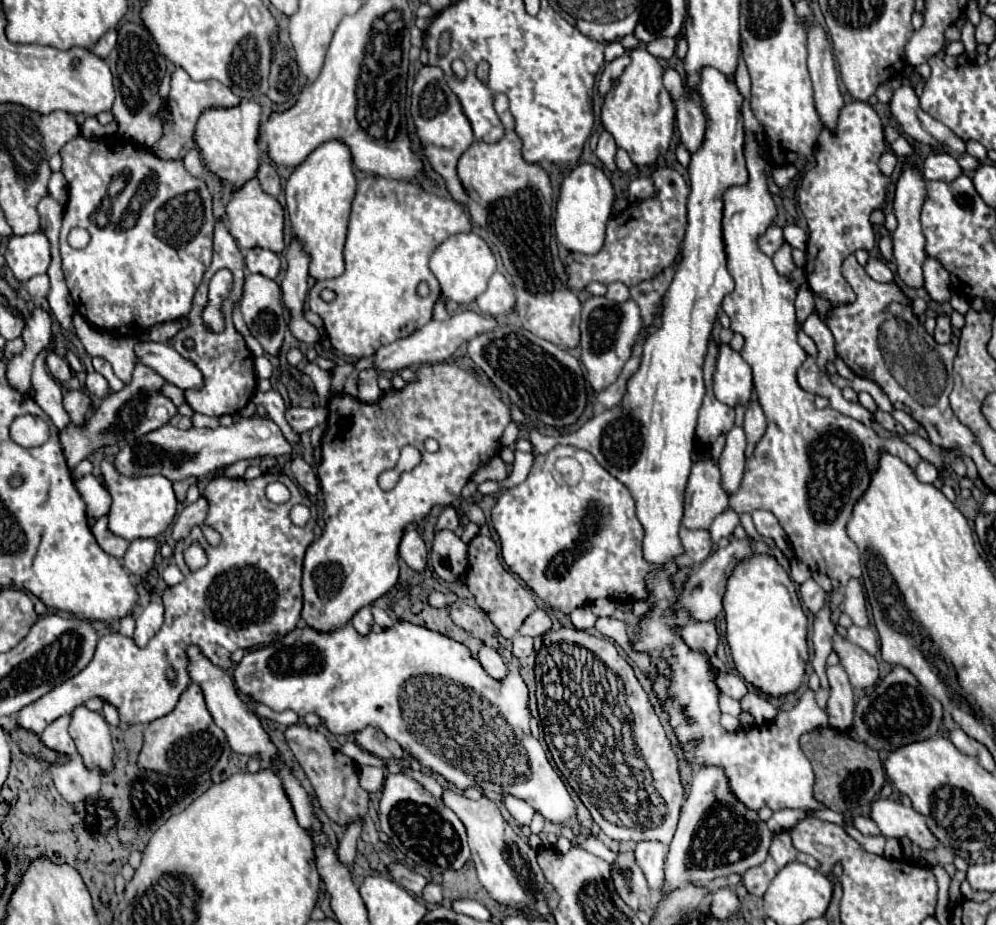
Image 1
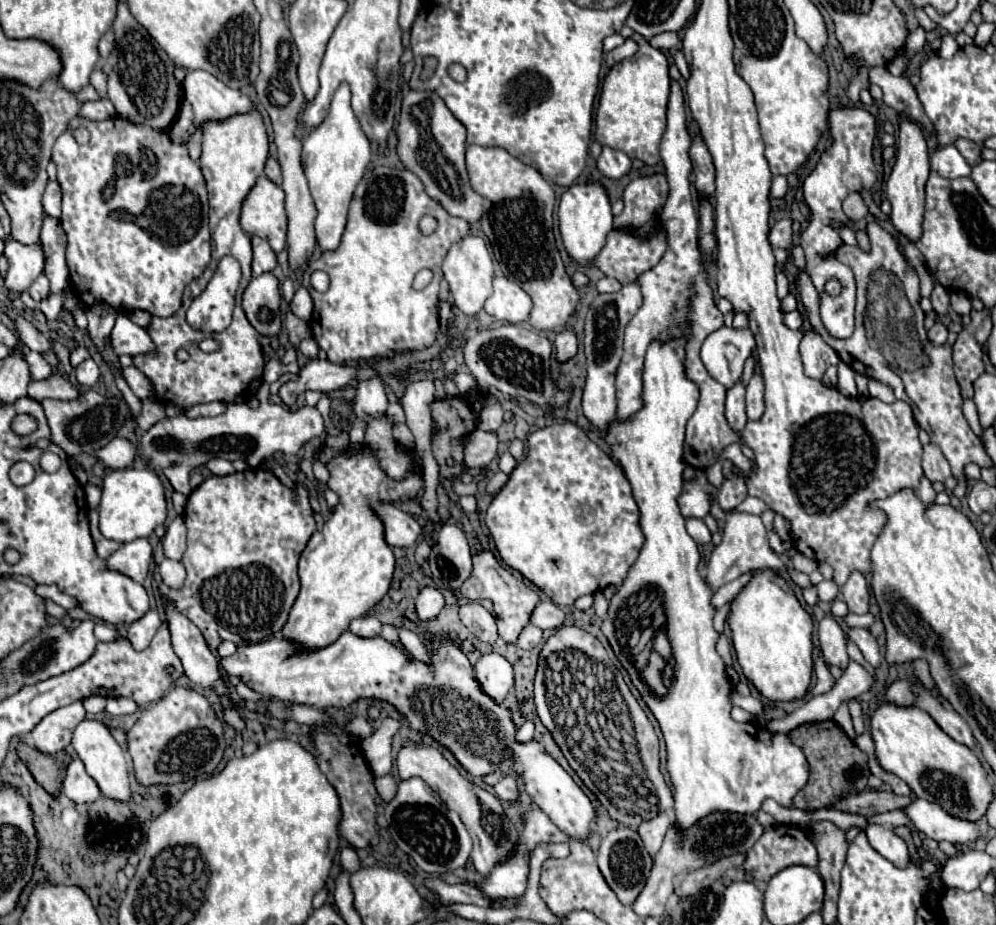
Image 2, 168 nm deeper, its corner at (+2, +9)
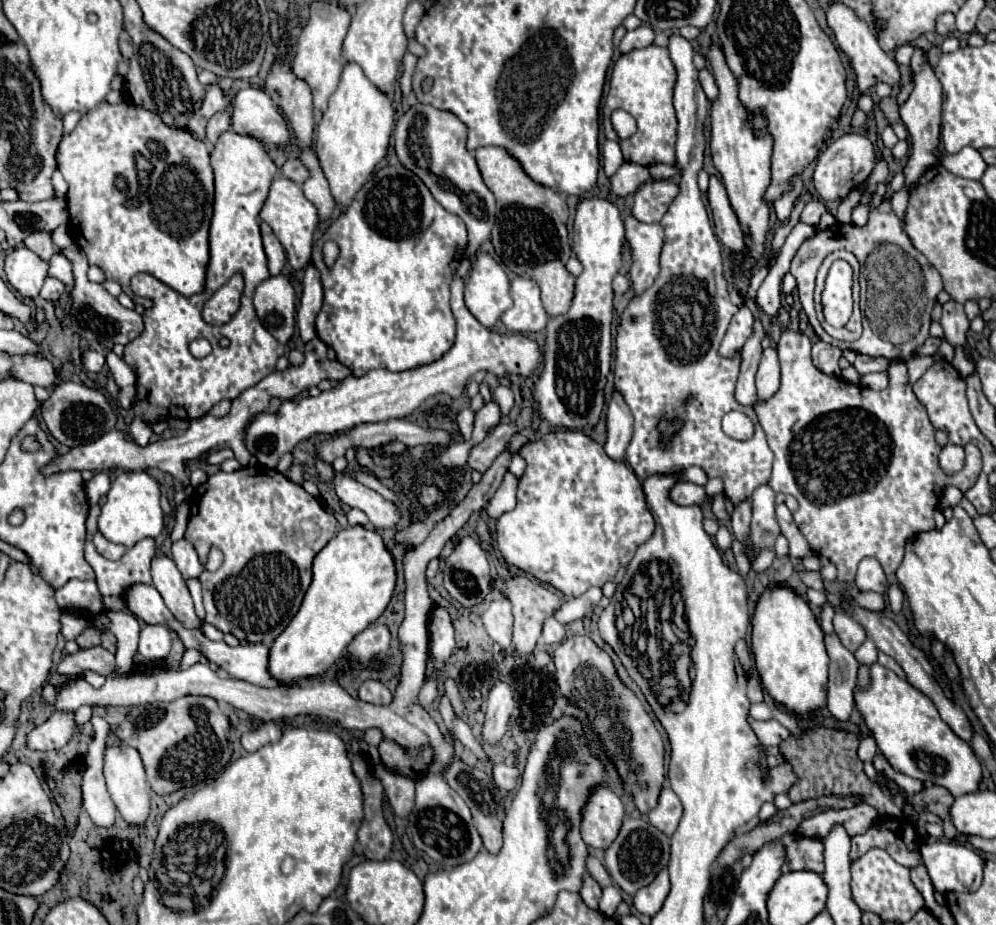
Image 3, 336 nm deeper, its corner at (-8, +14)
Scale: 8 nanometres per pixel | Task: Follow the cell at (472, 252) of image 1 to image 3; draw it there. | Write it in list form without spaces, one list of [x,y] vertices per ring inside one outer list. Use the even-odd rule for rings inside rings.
[[[480,254],[472,262],[464,302],[472,316],[486,328],[494,328],[502,314],[512,308],[510,280],[488,254]]]

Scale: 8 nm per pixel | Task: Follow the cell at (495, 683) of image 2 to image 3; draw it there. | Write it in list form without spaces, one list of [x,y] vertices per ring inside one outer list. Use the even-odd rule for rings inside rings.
[[[496,682],[488,696],[488,708],[484,714],[484,726],[482,726],[482,740],[488,744],[498,744],[508,728],[508,718],[514,710],[514,698],[504,682]]]

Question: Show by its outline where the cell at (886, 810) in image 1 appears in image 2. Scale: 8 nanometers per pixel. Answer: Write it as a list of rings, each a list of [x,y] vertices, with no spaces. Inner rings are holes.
[[[914,799],[910,805],[902,807],[902,811],[912,821],[916,831],[934,841],[950,841],[954,845],[962,845],[978,839],[980,835],[976,823],[954,819],[940,805],[934,805],[926,799]]]

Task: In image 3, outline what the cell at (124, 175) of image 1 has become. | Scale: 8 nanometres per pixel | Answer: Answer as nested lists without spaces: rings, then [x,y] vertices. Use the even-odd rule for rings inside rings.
[[[102,102],[92,112],[82,116],[82,120],[76,124],[76,128],[74,128],[74,132],[70,136],[62,138],[62,142],[58,146],[56,160],[58,160],[58,170],[62,172],[64,180],[70,186],[68,196],[66,196],[68,198],[68,212],[70,212],[70,236],[86,252],[88,262],[98,266],[98,268],[102,268],[108,280],[116,280],[122,286],[124,294],[128,294],[134,302],[138,300],[138,296],[130,288],[130,278],[134,274],[140,274],[140,272],[148,272],[148,274],[156,276],[158,280],[162,280],[164,284],[168,284],[170,288],[174,288],[176,292],[184,294],[184,296],[192,296],[192,294],[200,292],[200,288],[204,288],[206,264],[210,260],[208,230],[210,230],[212,202],[214,202],[214,176],[212,176],[212,166],[210,166],[210,154],[208,154],[208,148],[206,148],[206,144],[202,140],[196,140],[188,130],[166,126],[160,120],[160,116],[156,116],[154,112],[148,112],[144,108],[136,108],[134,104],[128,104],[128,102],[120,102],[120,104]],[[140,160],[146,162],[144,170],[140,170],[138,164],[136,164]]]

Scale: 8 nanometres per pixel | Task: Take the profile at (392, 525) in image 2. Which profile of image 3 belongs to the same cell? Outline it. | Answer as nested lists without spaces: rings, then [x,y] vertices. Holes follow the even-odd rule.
[[[336,474],[332,480],[336,496],[348,506],[362,510],[374,528],[392,528],[398,524],[400,516],[392,502],[384,500],[378,492],[366,488],[364,484],[348,478],[344,474]]]

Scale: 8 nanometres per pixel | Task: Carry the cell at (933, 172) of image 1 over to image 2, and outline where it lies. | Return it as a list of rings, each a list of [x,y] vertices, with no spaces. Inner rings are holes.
[[[946,145],[946,147],[938,147],[932,155],[930,155],[930,167],[946,179],[958,179],[958,177],[968,177],[972,167],[966,163],[966,159],[958,153],[958,149],[954,145]]]

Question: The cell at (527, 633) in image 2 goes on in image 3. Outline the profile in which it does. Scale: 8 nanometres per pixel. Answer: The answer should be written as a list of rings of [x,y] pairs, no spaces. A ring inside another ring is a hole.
[[[550,616],[550,618],[544,622],[542,636],[544,636],[544,642],[546,642],[546,644],[560,644],[560,642],[566,638],[566,628],[564,628],[556,618]]]

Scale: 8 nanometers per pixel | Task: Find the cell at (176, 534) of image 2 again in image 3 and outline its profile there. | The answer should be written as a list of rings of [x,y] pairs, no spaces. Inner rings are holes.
[[[184,538],[178,540],[178,542],[174,542],[174,546],[172,546],[172,560],[176,562],[176,566],[178,566],[178,570],[180,570],[180,574],[182,574],[184,580],[198,578],[200,572],[204,570],[204,566],[198,560],[196,550]]]

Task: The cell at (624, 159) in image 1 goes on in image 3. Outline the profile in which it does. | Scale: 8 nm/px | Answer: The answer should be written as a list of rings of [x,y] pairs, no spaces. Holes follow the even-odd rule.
[[[654,164],[648,167],[650,175],[656,180],[666,180],[680,173],[677,166],[667,164]]]

